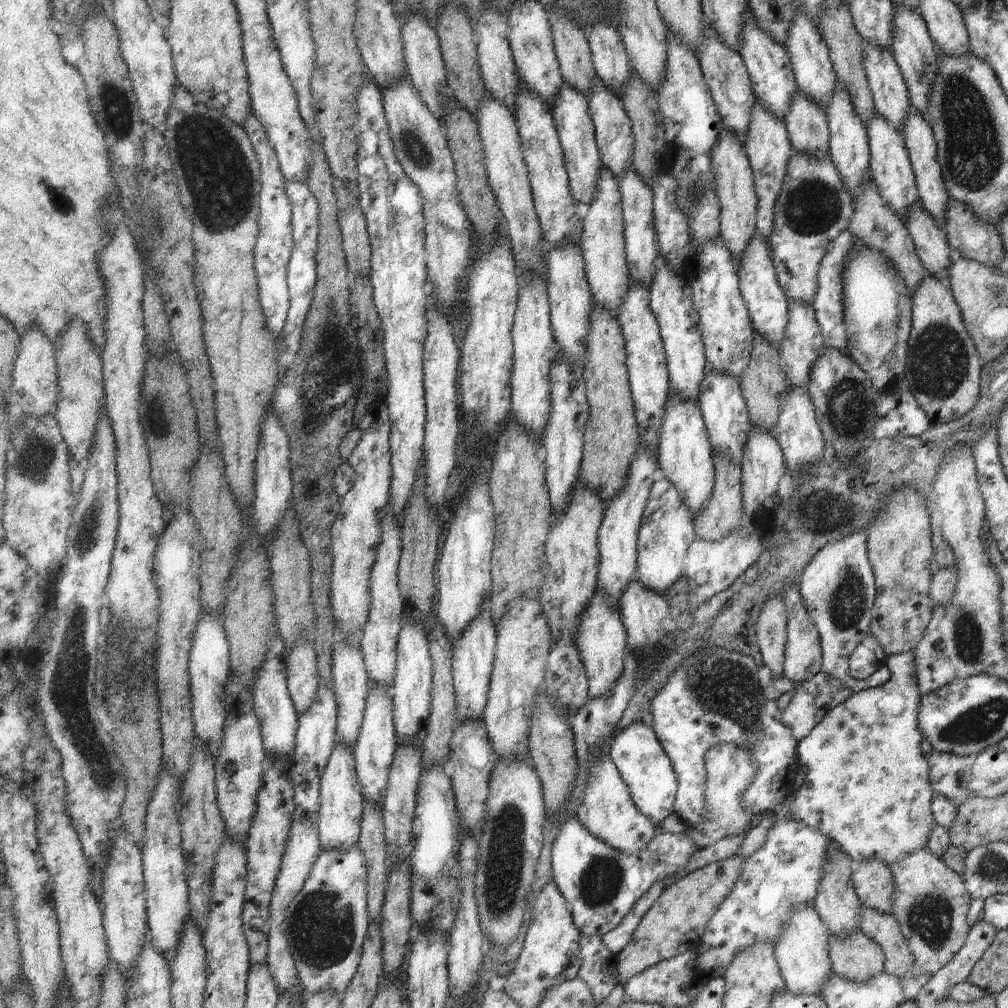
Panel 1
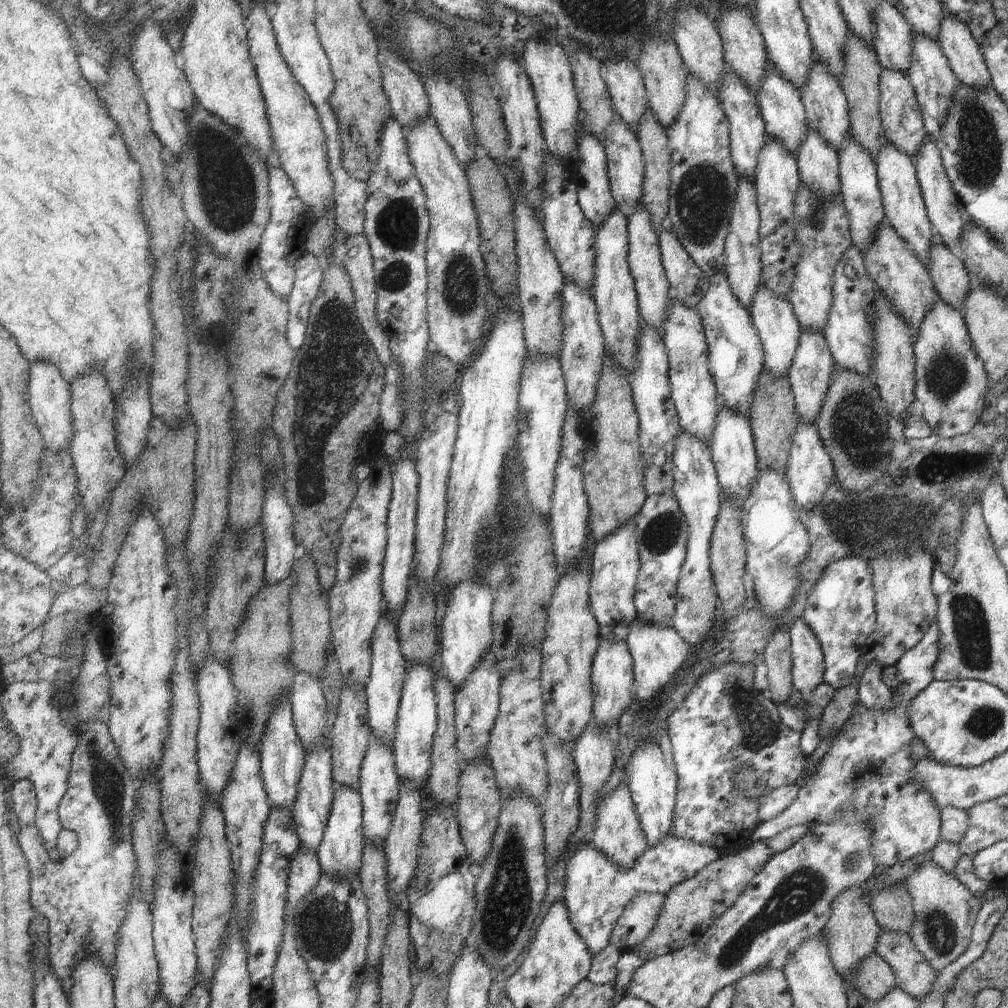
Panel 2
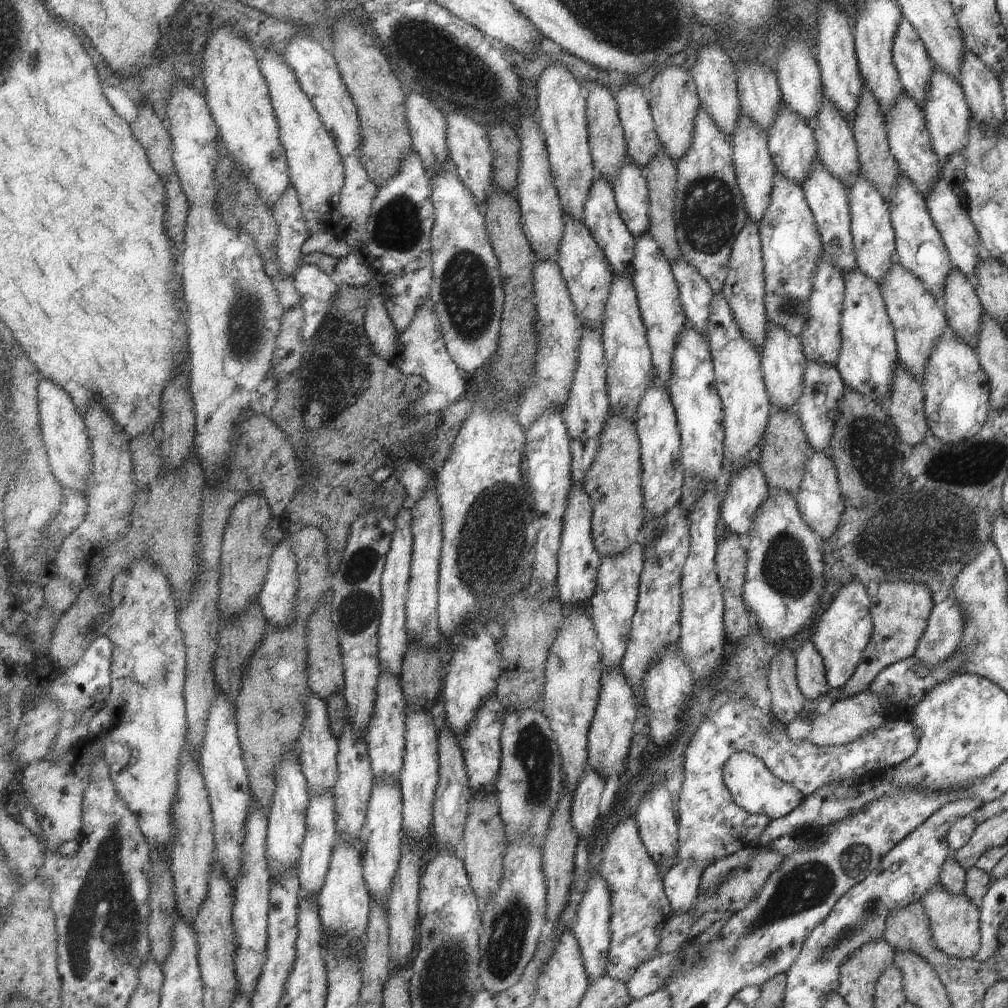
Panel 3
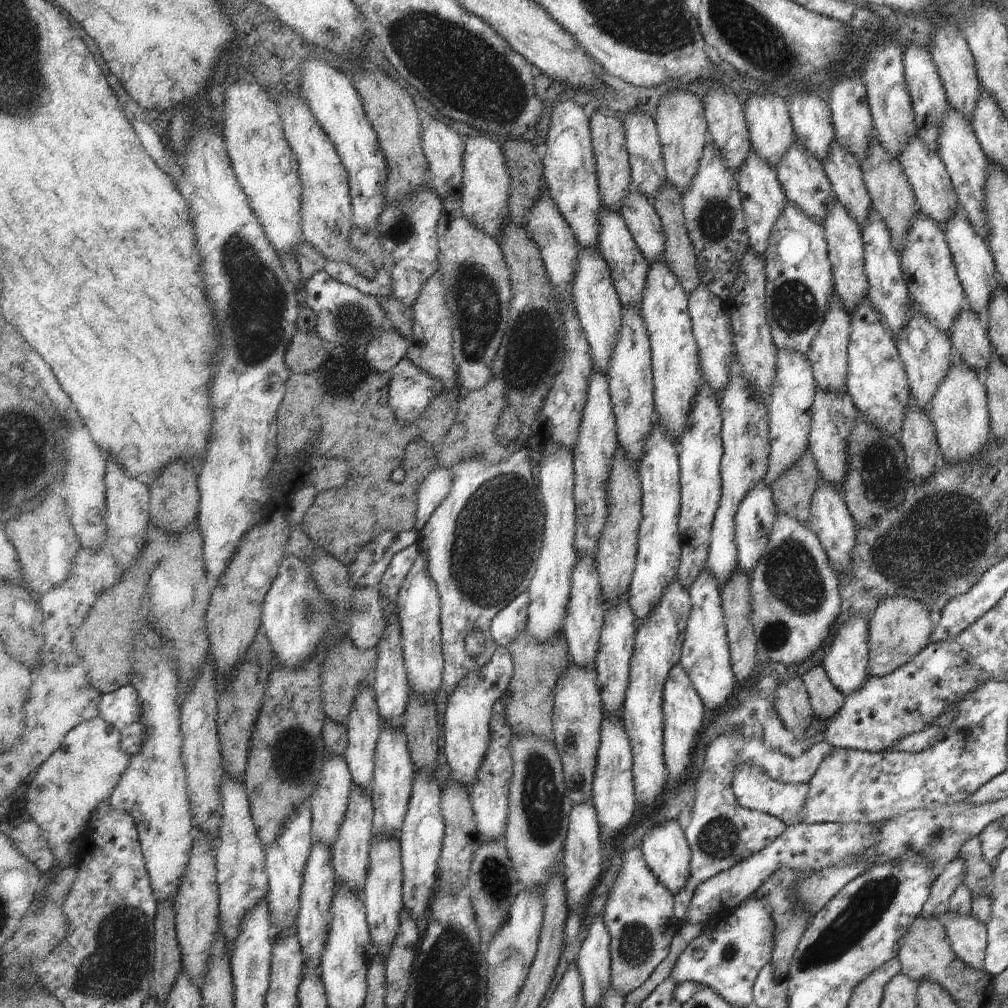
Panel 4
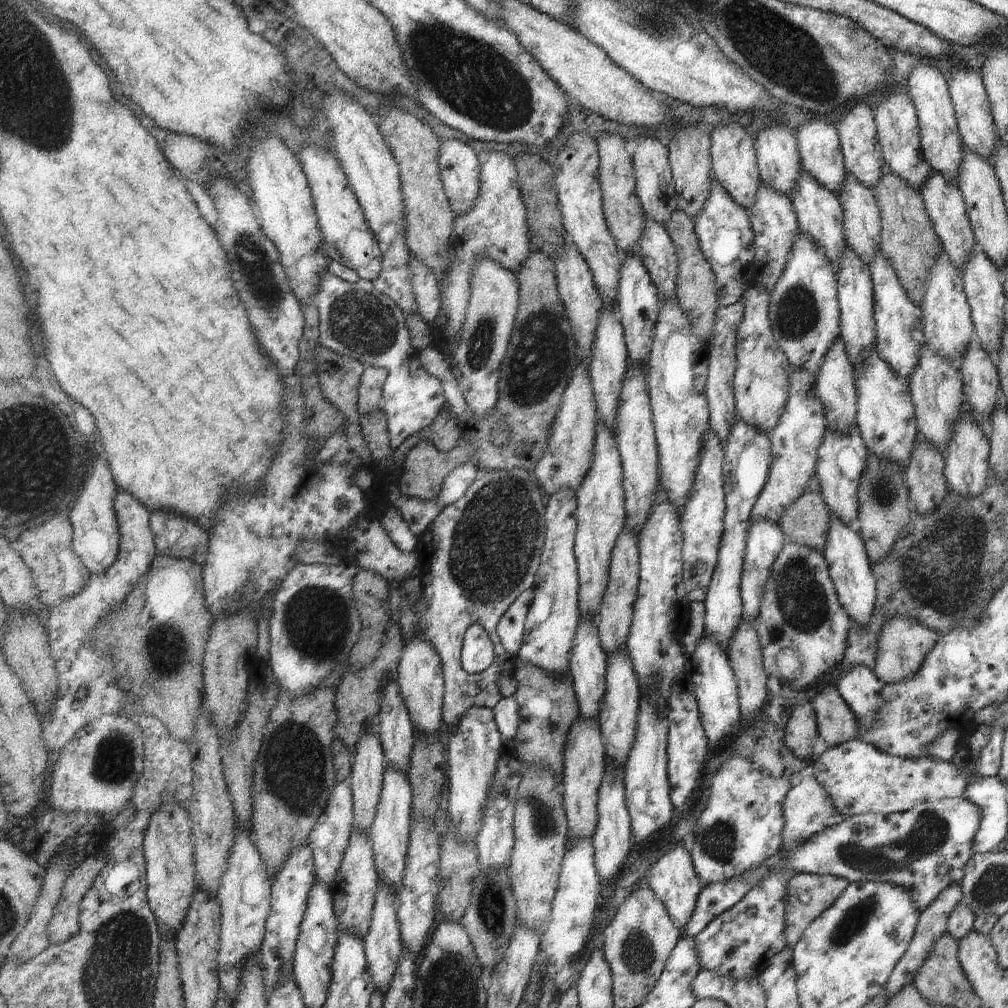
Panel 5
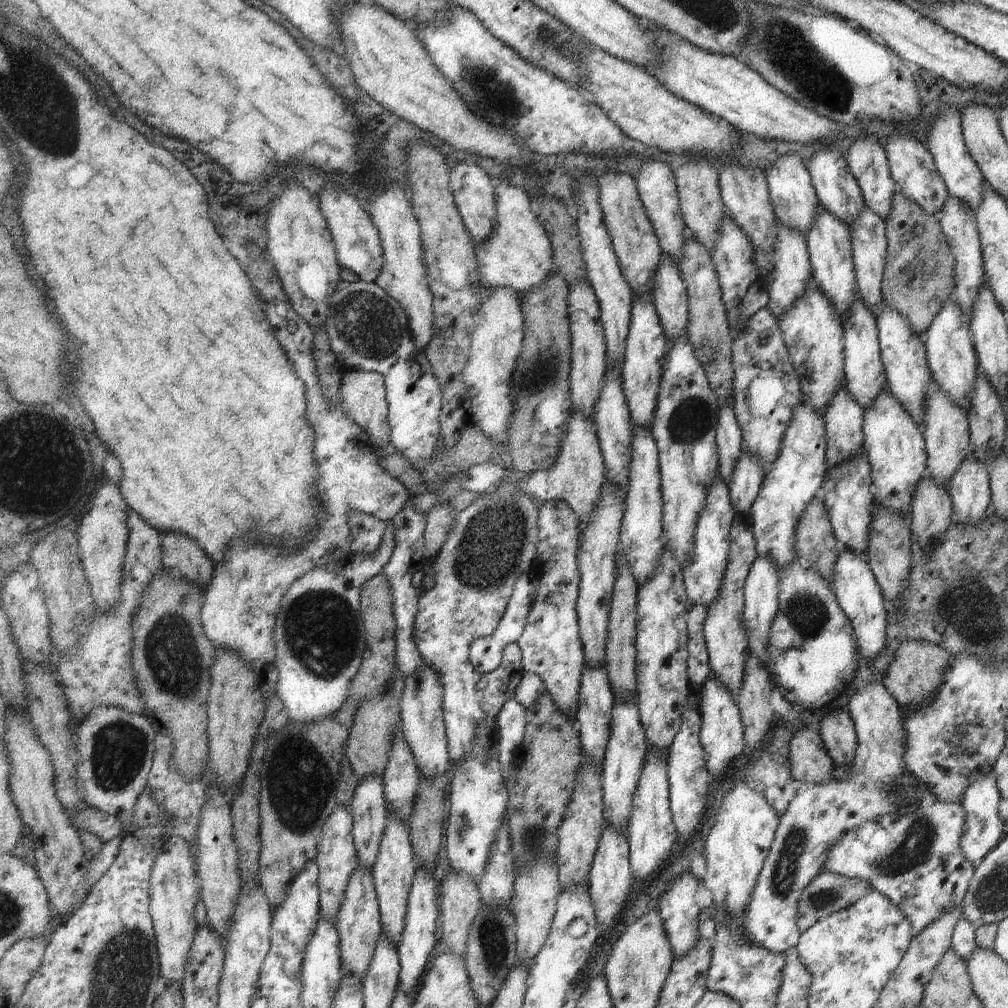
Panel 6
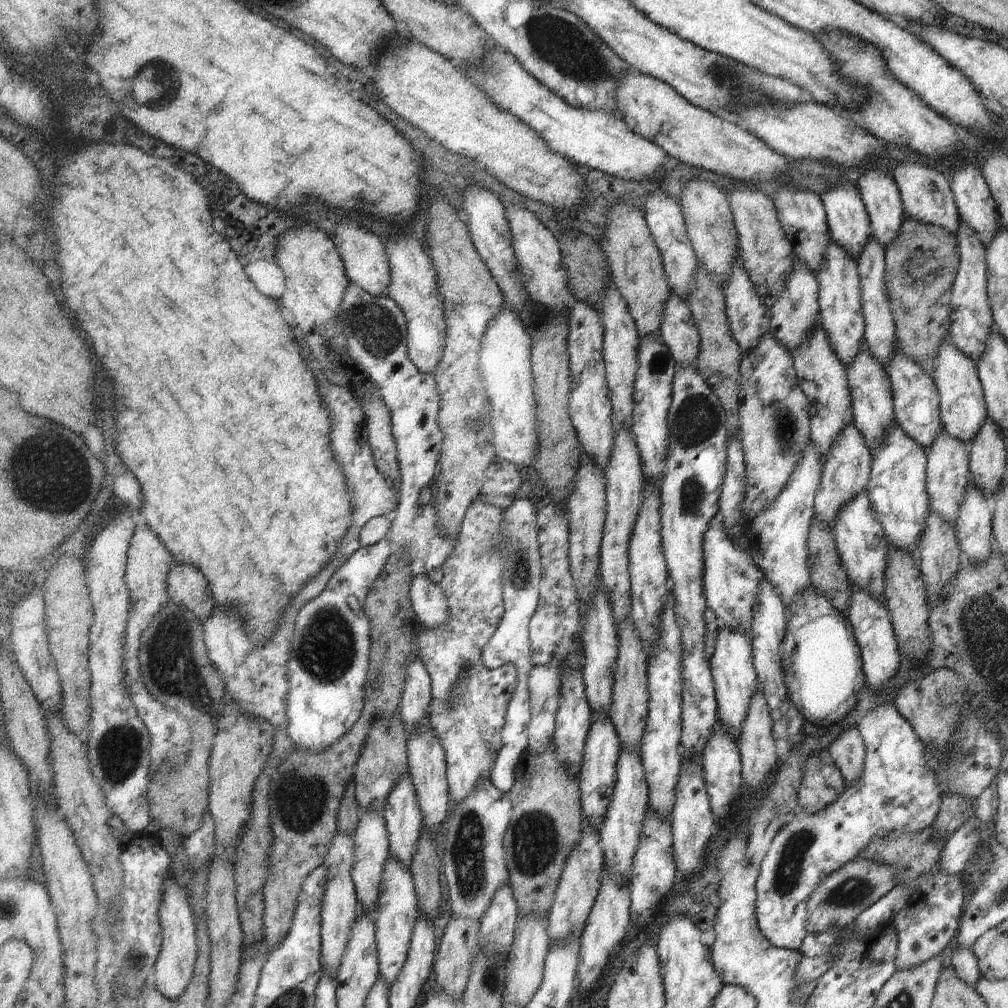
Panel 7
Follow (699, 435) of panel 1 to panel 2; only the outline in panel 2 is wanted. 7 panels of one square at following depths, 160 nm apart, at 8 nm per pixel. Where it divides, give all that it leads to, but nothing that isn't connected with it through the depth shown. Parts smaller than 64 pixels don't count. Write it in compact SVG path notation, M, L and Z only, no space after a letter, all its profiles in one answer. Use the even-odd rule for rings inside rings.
M683 430L678 434L673 457L673 493L689 525L688 554L680 574L679 599L673 626L690 644L701 644L711 628L715 588L711 582L711 561L708 550L711 546L712 530L722 502L719 478L716 476L715 462L711 450L703 441Z

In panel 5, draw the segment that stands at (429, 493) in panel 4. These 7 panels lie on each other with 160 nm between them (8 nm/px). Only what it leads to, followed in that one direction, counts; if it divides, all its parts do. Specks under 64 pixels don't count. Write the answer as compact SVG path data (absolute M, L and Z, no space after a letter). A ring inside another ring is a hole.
M475 462L455 469L448 477L444 478L443 486L436 497L437 501L446 507L461 500L477 480L478 474L479 469Z

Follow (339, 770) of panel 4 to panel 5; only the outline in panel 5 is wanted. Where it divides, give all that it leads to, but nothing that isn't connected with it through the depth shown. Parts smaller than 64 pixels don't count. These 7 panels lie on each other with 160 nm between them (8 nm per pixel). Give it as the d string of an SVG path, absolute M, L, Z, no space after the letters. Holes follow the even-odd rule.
M337 782L329 797L328 805L325 807L323 814L317 821L317 824L310 832L308 842L312 848L314 859L316 860L316 877L326 885L331 885L340 871L342 862L345 858L352 832L354 831L354 796L352 787L349 782Z

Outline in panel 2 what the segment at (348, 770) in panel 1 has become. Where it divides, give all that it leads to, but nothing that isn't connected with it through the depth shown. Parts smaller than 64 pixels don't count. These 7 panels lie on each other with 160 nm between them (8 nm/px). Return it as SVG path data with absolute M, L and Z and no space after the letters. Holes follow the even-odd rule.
M335 785L332 814L329 817L323 842L317 852L320 857L323 875L334 877L337 881L353 881L362 876L362 856L367 842L364 831L364 804L359 790L348 786Z

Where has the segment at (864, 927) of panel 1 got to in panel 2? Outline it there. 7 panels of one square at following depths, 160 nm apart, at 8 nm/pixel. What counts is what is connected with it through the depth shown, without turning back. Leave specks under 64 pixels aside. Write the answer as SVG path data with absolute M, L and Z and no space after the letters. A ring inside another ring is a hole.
M880 930L874 952L891 967L897 988L918 1001L930 991L937 972L917 952L908 933Z

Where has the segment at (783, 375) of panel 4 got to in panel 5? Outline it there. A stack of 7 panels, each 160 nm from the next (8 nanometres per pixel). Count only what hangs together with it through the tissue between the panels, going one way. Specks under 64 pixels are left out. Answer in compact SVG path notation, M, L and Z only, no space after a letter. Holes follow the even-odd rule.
M797 369L787 376L787 401L781 416L773 429L767 433L770 446L770 464L767 480L751 511L751 518L767 518L778 521L781 512L801 496L809 478L815 471L815 454L821 444L821 436L826 428L823 408L814 390L814 375L807 370Z

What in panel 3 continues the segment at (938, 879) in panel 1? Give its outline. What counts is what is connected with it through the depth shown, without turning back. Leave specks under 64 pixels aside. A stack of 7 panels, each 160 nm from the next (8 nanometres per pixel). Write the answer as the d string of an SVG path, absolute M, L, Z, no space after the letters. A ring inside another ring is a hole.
M939 882L929 889L919 902L927 915L934 947L950 957L975 959L980 945L978 907L962 892L958 895L948 893Z

